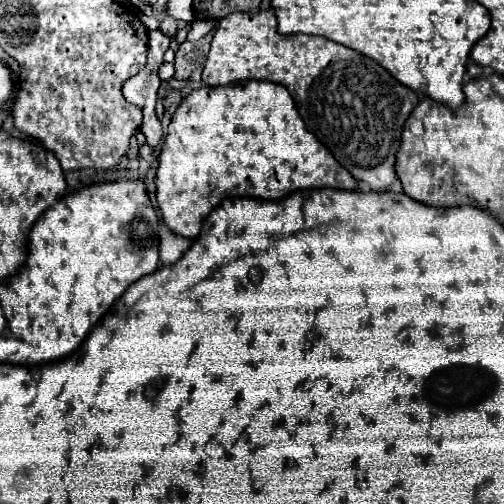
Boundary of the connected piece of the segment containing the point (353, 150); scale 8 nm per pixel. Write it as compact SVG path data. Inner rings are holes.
M270 11L260 13L232 13L220 19L218 29L214 31L210 53L202 71L202 81L210 87L232 85L246 79L272 81L284 85L304 119L306 127L324 143L336 161L346 167L358 181L366 181L374 191L388 191L396 181L394 161L396 149L400 147L402 127L418 103L418 95L398 83L384 67L374 59L360 55L340 43L332 43L326 37L312 35L280 35L276 29L276 15Z

